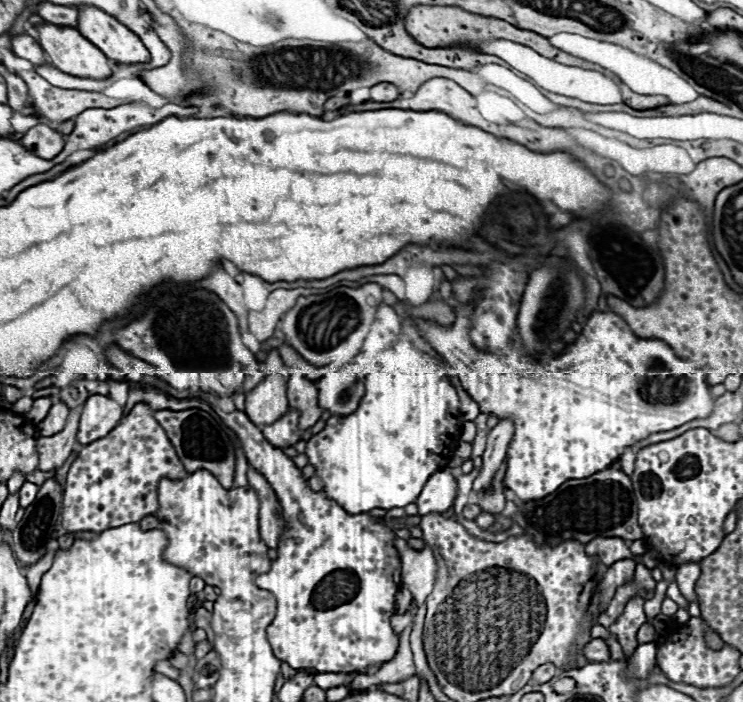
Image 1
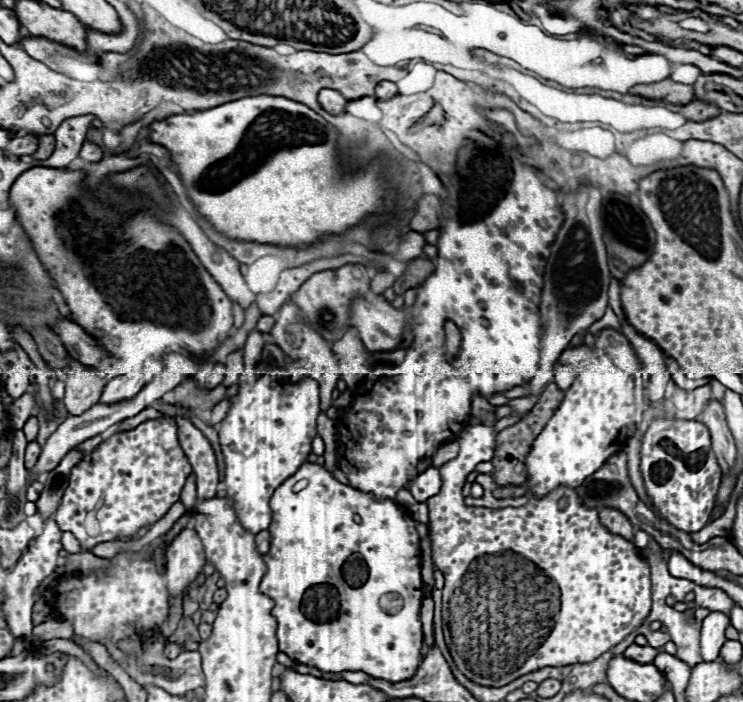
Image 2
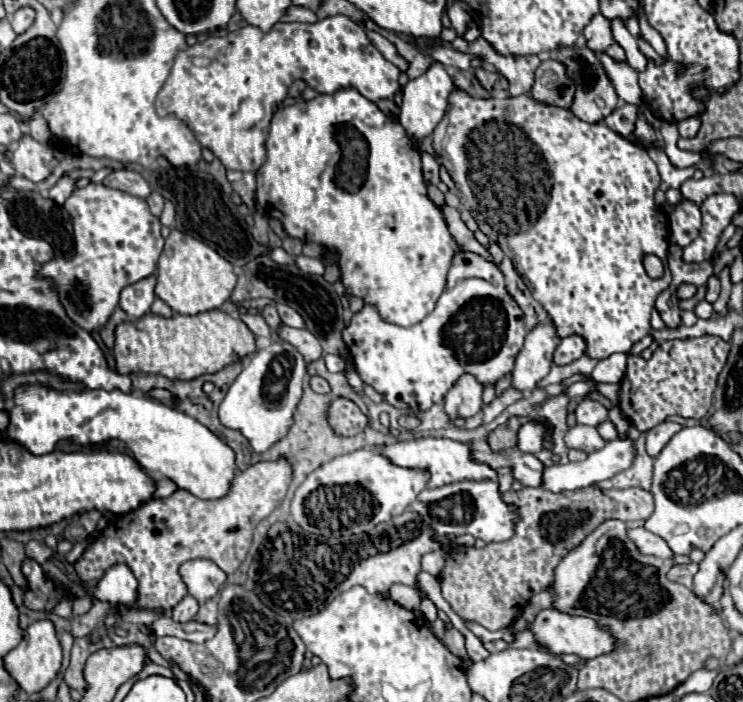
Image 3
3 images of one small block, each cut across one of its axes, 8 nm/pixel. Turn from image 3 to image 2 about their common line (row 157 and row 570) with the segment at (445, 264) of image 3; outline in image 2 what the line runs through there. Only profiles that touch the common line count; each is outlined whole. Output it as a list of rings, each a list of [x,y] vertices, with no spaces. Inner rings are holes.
[[[308,462],[284,482],[284,492],[274,492],[270,508],[274,522],[274,526],[268,528],[272,544],[270,552],[264,554],[268,570],[260,582],[260,592],[276,602],[272,614],[278,620],[280,650],[292,660],[322,672],[366,672],[388,682],[400,682],[414,676],[420,666],[422,650],[420,604],[424,592],[420,560],[416,560],[420,540],[416,522],[410,514],[396,506],[394,500],[376,502],[368,494],[334,480],[324,466]],[[302,478],[308,480],[308,488],[294,492],[292,486]],[[354,514],[360,514],[362,524],[354,522]],[[306,592],[310,592],[312,618],[304,612]]]

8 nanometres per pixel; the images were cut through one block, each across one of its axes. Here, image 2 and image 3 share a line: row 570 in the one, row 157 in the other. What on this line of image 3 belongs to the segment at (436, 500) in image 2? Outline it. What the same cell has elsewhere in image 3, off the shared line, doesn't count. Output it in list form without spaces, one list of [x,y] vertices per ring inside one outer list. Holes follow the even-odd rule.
[[[460,88],[452,90],[448,112],[434,130],[434,150],[456,182],[454,194],[472,212],[480,230],[512,260],[532,296],[554,320],[558,336],[582,336],[588,356],[598,360],[614,352],[630,354],[630,348],[650,332],[654,302],[672,280],[666,268],[670,246],[668,218],[654,200],[660,174],[648,150],[610,130],[604,122],[582,122],[570,110],[538,104],[538,100],[526,94],[514,98],[474,98]],[[492,130],[500,134],[496,136]],[[540,220],[542,226],[536,226]],[[646,254],[662,260],[662,278],[654,280],[646,274],[642,264]]]

